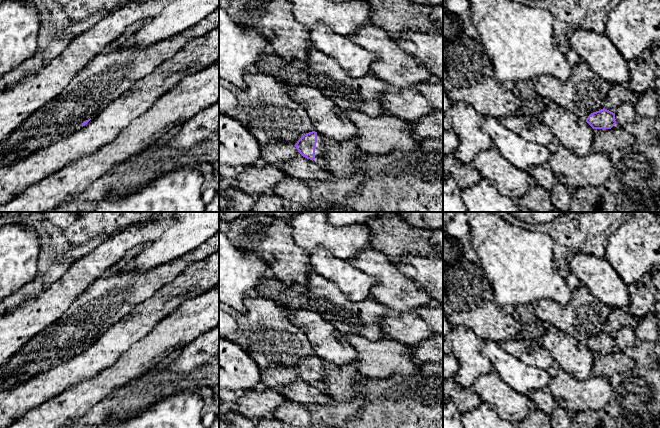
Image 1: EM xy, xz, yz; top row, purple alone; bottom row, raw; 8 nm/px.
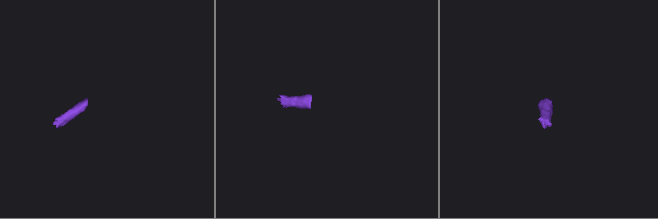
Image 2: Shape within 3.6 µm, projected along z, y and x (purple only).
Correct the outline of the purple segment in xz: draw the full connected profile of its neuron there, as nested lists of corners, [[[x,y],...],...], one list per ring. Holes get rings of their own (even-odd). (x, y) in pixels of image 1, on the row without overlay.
[[[315,355],[304,358],[294,370],[303,381],[315,386],[319,387],[324,380],[324,360]]]

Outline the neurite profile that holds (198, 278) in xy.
[[[219,250],[205,260],[188,266],[172,282],[162,286],[150,298],[139,303],[133,311],[118,323],[109,327],[95,342],[73,358],[58,366],[33,376],[25,382],[0,392],[0,428],[6,428],[30,410],[56,397],[71,386],[96,377],[100,372],[113,365],[129,347],[143,338],[165,316],[172,313],[183,302],[215,288],[219,285]]]

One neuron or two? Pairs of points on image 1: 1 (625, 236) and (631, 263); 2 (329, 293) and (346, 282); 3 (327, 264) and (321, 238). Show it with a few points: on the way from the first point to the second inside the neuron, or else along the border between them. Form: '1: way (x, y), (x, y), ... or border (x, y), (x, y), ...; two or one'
1: way (625, 243), (625, 251), (630, 256); one
2: border (317, 274), (331, 280), (349, 299), (357, 300); two
3: border (311, 251), (325, 250), (333, 256), (346, 259); two

